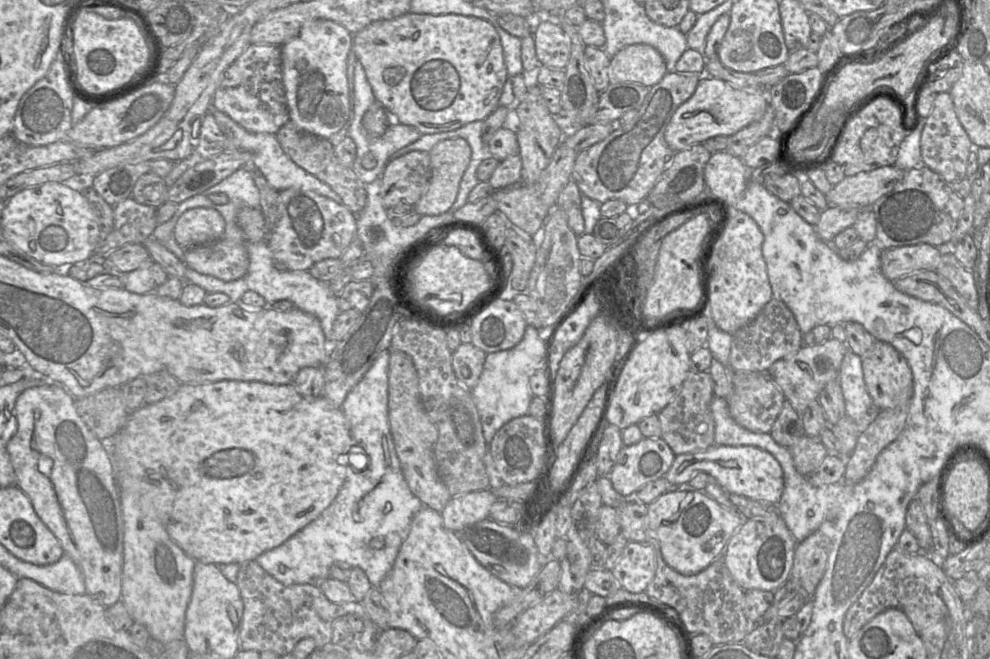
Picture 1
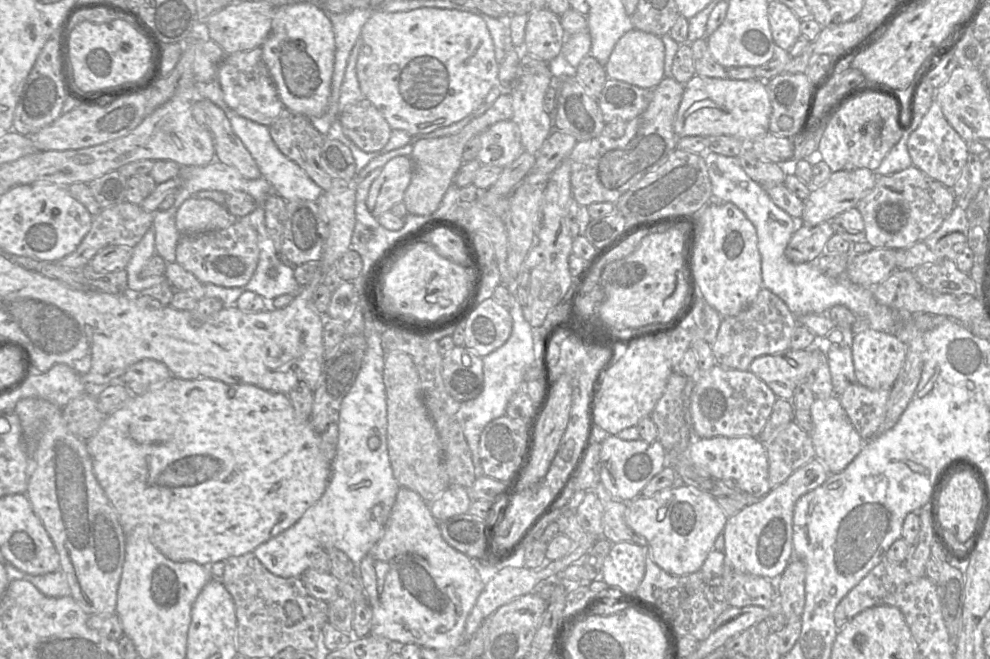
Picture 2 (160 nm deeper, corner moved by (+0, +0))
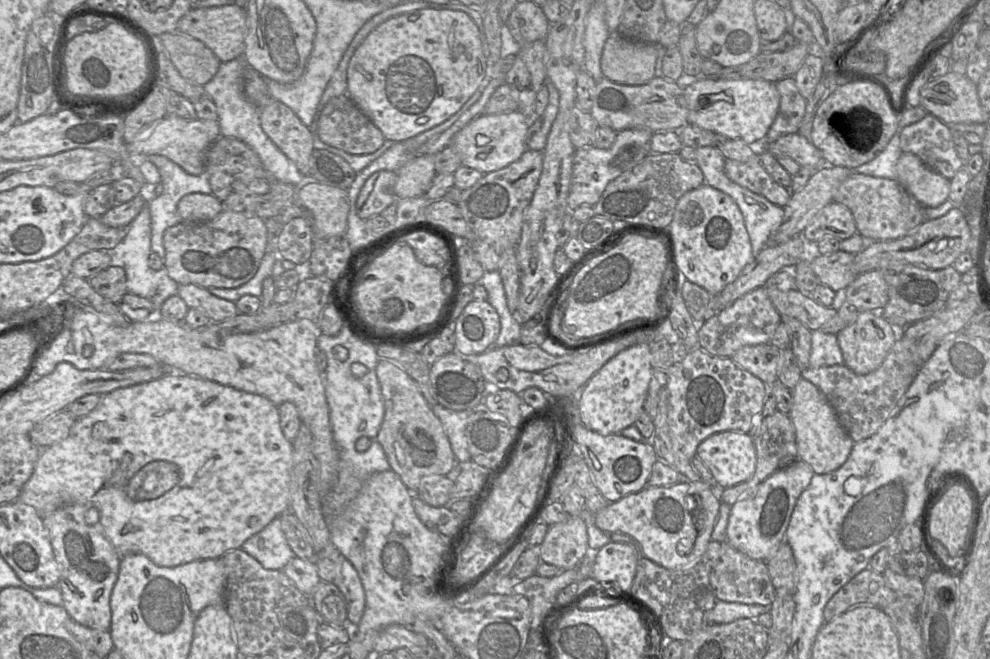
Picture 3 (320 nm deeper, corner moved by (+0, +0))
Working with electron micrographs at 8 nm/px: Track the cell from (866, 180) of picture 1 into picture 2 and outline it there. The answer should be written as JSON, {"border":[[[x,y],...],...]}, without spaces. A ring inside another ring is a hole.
{"border":[[[867,168],[832,172],[829,179],[811,190],[803,201],[801,222],[815,226],[850,208],[856,208],[857,203],[872,190],[876,178],[876,173]]]}

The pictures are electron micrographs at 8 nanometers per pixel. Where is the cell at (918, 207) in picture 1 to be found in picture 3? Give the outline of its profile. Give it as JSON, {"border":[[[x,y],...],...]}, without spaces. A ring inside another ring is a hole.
{"border":[[[853,173],[834,190],[833,201],[845,205],[852,212],[857,232],[868,241],[902,238],[926,221],[926,207],[896,179]]]}

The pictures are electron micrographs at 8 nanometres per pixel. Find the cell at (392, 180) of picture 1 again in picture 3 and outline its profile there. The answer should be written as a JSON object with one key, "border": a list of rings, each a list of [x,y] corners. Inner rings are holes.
{"border":[[[380,170],[373,173],[362,186],[356,200],[357,215],[367,220],[374,215],[381,214],[389,205],[396,201],[394,185],[397,182],[398,173],[396,171]]]}

